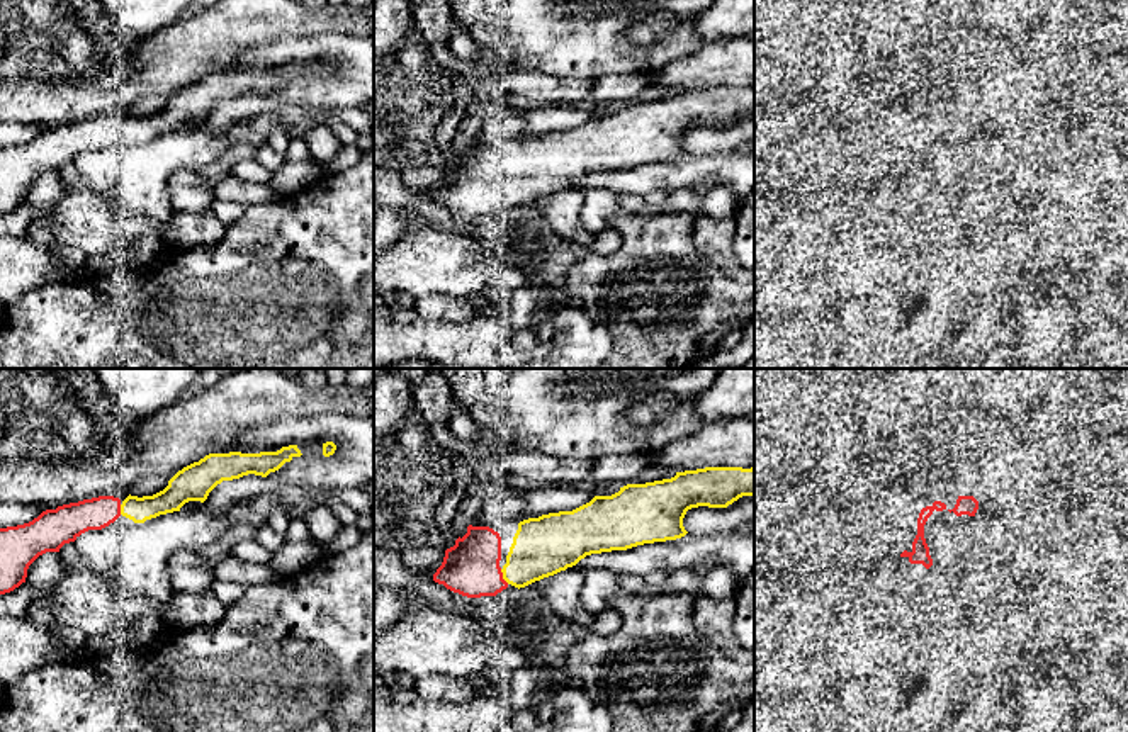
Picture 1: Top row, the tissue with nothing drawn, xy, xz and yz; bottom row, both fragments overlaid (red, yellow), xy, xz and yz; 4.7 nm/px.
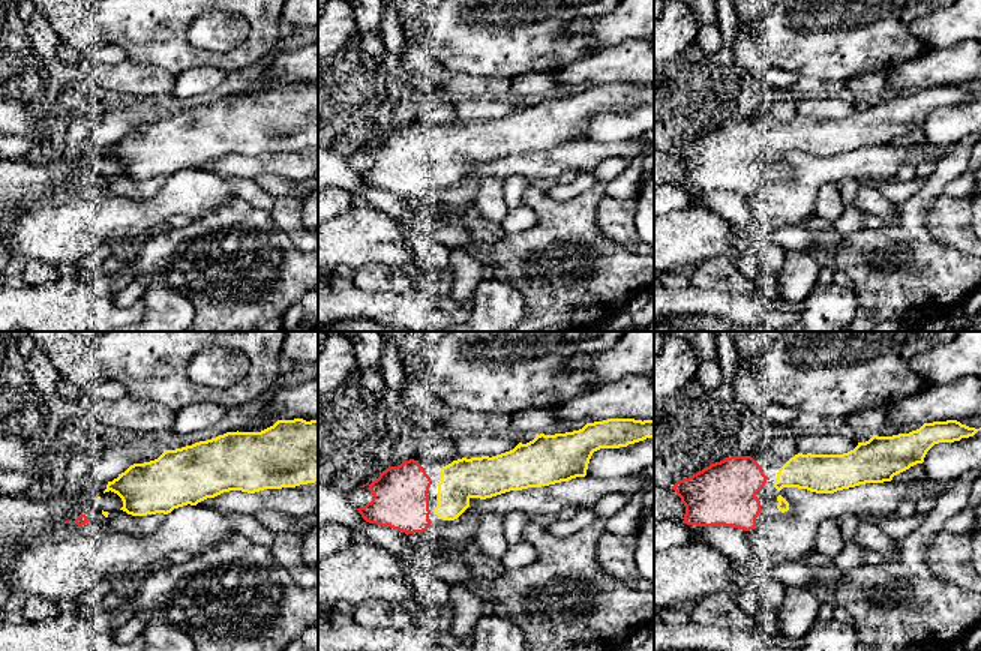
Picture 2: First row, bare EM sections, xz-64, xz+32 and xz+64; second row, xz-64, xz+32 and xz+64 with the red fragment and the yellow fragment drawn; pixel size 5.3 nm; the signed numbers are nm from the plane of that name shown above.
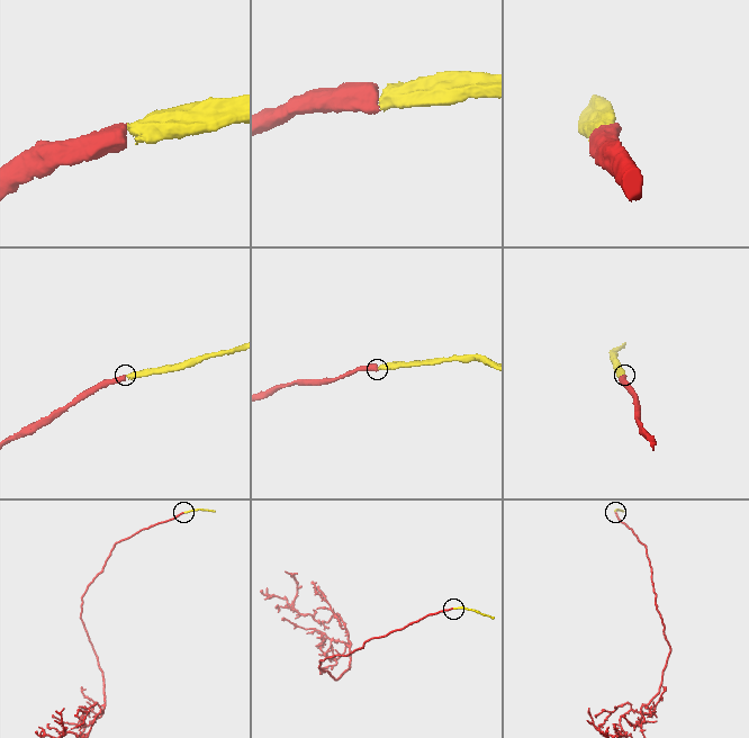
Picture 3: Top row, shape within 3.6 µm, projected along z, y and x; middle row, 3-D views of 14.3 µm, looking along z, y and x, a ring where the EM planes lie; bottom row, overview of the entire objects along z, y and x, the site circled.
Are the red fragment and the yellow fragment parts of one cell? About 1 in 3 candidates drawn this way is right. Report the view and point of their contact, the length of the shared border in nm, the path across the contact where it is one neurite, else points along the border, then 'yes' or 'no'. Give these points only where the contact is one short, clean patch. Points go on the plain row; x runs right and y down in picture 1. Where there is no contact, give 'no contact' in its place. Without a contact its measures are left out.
meets red in xz at (501, 196); contact 80 nm long; yes

